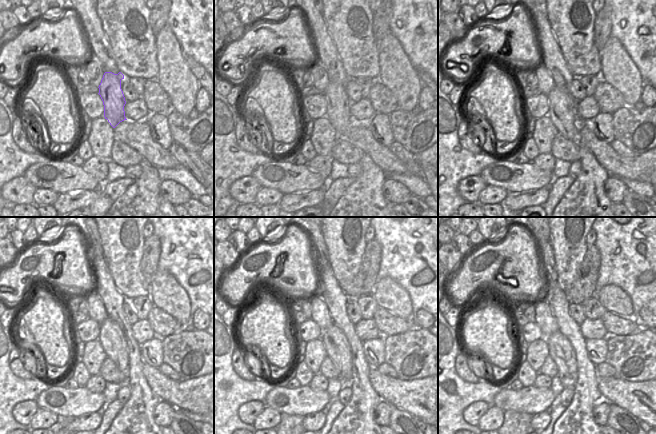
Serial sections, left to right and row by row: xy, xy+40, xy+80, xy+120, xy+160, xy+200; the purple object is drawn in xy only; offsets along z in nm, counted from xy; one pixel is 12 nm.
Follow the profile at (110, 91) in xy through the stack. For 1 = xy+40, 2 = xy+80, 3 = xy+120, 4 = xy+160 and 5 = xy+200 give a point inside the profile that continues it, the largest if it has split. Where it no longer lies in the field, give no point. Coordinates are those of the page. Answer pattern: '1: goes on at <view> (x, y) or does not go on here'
1: goes on at xy+40 (338, 103)
2: goes on at xy+80 (561, 114)
3: goes on at xy+120 (111, 338)
4: goes on at xy+160 (337, 347)
5: goes on at xy+200 (560, 349)

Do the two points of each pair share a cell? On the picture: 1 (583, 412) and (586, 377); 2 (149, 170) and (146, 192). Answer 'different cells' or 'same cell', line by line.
1: same cell
2: same cell

